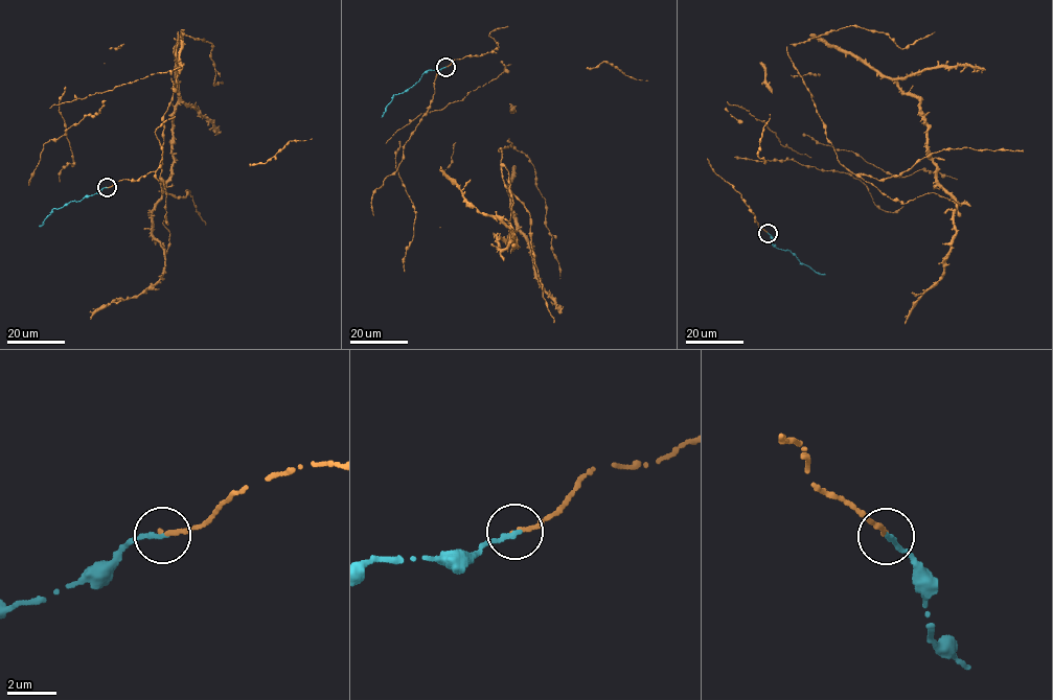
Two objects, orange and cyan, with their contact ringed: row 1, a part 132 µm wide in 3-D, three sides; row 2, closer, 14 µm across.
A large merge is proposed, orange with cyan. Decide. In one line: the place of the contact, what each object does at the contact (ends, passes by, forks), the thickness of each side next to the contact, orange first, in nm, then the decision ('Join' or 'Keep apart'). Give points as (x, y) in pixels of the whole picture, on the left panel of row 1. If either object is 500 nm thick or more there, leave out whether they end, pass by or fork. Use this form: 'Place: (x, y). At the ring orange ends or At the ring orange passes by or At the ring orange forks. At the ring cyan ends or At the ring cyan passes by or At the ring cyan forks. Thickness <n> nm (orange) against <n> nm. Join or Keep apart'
Place: (107, 187). At the ring orange ends. At the ring cyan ends. Thickness 190 nm (orange) against 240 nm. Join

